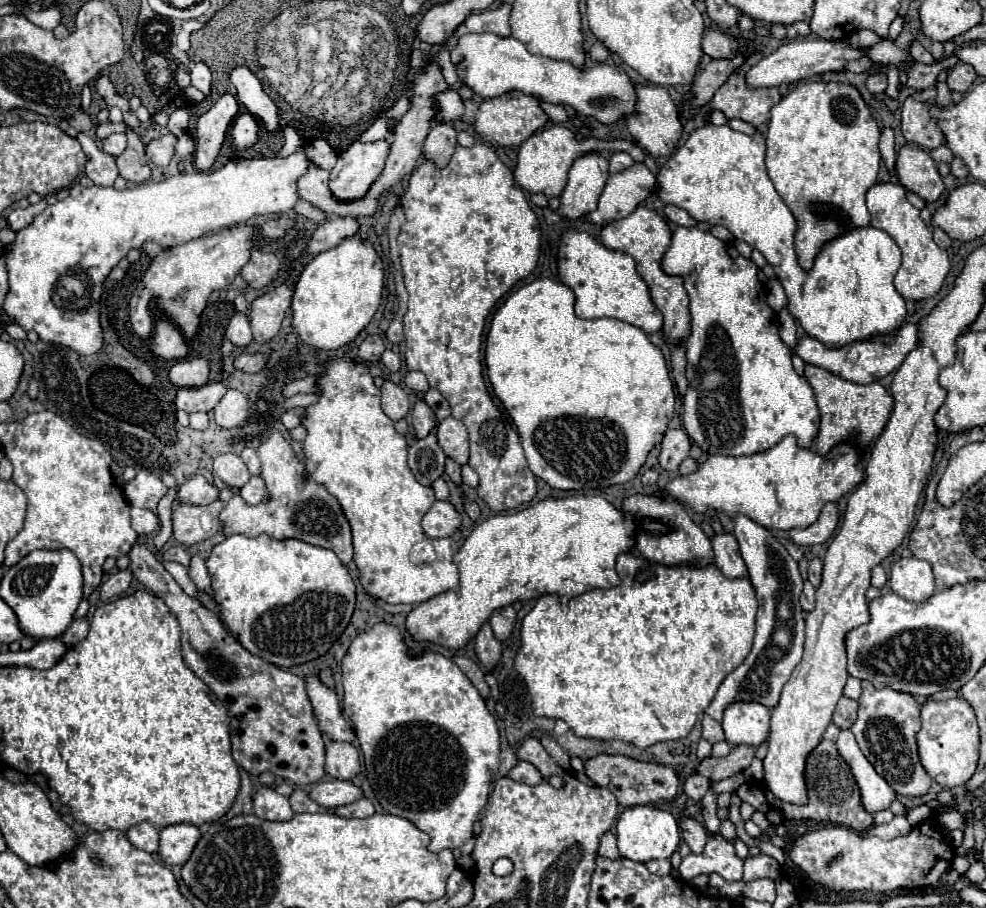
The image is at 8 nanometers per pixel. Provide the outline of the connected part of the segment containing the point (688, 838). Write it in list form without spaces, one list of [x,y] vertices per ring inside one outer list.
[[[682,815],[680,817],[680,829],[682,829],[682,839],[688,843],[692,853],[702,853],[706,839],[708,839],[704,825],[700,821],[696,821],[694,817]]]

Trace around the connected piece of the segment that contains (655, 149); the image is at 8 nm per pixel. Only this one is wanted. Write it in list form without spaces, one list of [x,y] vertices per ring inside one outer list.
[[[634,83],[634,91],[636,91],[636,105],[634,105],[634,113],[626,115],[626,127],[630,131],[630,135],[654,157],[664,157],[664,155],[672,155],[676,151],[676,143],[680,139],[680,119],[678,119],[678,109],[674,105],[674,101],[670,99],[670,93],[666,87],[656,87],[656,85],[642,85],[642,83]]]

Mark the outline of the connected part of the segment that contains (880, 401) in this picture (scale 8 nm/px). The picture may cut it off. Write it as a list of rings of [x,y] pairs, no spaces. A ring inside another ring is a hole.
[[[808,363],[804,365],[804,375],[814,389],[818,409],[822,415],[822,425],[820,425],[820,433],[816,439],[816,451],[820,455],[826,455],[834,445],[842,441],[854,441],[864,451],[868,451],[872,443],[878,439],[878,435],[882,433],[894,409],[894,399],[888,395],[888,391],[880,383],[858,385],[858,383],[832,375],[830,371],[822,367],[808,365]]]

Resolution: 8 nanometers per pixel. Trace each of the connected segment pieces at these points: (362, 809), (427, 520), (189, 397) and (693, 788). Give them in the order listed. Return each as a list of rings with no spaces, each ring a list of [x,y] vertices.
[[[364,797],[364,799],[360,799],[360,801],[354,801],[354,803],[348,805],[348,807],[336,807],[332,813],[334,813],[334,815],[340,815],[340,817],[352,819],[352,817],[370,817],[370,815],[376,813],[376,809],[374,809],[372,801],[368,801],[368,799]]]
[[[436,501],[422,517],[422,529],[428,539],[450,537],[460,527],[460,515],[448,501]]]
[[[206,383],[202,387],[190,387],[190,389],[178,389],[176,395],[176,407],[186,411],[186,413],[194,413],[194,411],[210,411],[214,409],[220,399],[224,397],[228,389],[224,387],[224,383]]]
[[[698,773],[690,775],[690,777],[684,781],[684,793],[686,793],[688,797],[692,797],[694,801],[700,801],[700,799],[706,795],[708,789],[710,789],[710,781],[708,781],[706,777],[698,775]]]

